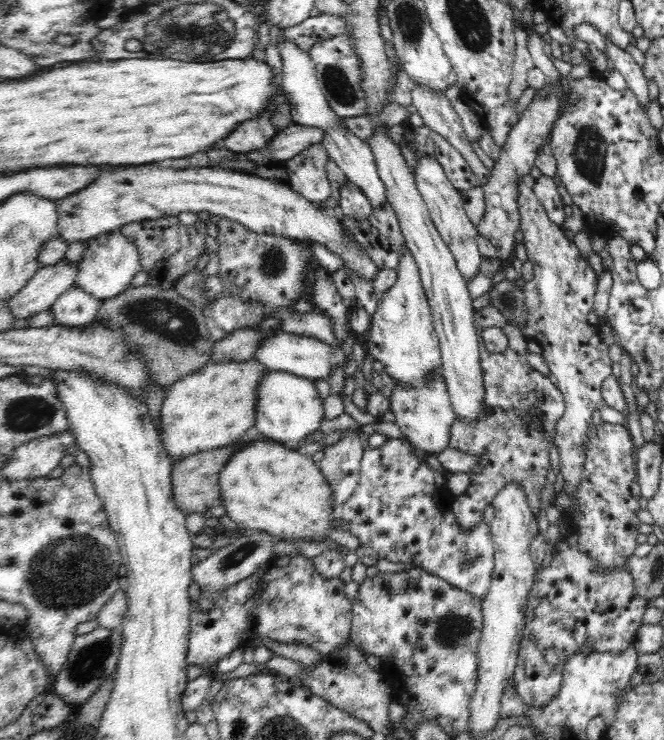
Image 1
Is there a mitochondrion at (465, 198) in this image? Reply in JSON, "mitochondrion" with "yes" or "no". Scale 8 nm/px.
{"mitochondrion":"no"}

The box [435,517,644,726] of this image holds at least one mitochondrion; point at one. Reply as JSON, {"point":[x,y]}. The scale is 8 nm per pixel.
{"point":[464,624]}

